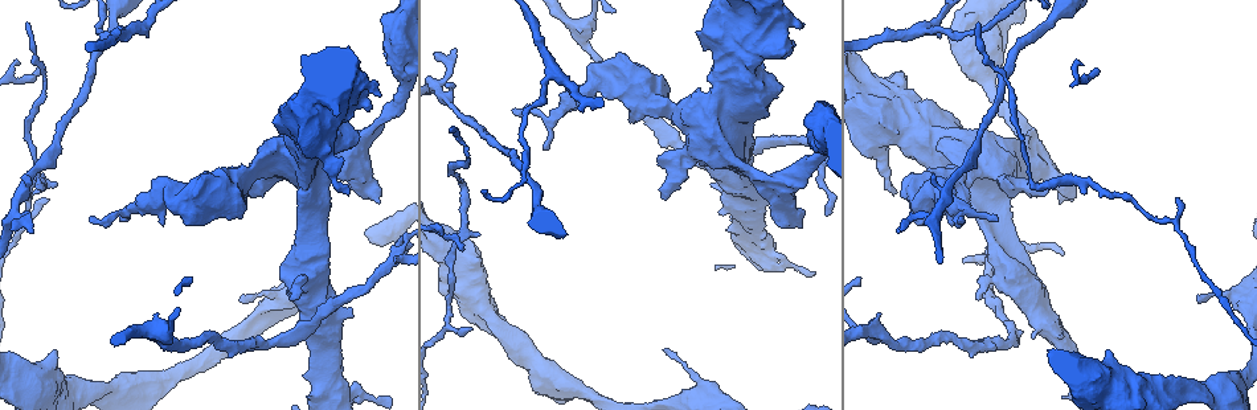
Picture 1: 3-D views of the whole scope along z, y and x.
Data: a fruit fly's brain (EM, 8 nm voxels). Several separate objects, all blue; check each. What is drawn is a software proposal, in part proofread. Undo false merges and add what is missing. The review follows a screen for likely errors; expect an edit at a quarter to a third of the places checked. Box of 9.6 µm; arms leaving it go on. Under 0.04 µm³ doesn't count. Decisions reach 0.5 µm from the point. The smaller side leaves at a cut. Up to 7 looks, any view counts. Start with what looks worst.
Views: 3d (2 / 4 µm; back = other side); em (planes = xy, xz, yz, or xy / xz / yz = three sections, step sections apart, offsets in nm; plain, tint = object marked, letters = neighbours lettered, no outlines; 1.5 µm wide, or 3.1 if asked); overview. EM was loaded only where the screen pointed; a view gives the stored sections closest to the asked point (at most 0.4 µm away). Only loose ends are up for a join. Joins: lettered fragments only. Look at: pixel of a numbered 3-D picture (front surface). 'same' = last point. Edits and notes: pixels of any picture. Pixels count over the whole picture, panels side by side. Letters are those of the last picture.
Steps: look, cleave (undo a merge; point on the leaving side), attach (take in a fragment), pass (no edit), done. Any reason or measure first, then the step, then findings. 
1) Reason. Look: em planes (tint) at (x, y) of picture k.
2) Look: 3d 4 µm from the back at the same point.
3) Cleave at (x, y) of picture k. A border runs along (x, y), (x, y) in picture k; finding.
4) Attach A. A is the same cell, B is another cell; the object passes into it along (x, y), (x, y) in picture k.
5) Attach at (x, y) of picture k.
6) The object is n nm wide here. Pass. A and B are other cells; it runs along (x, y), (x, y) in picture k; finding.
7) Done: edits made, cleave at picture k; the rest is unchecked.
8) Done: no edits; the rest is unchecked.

Tapers out. Look: em yz step 4 (letters) at (934, 173) of picture 1.

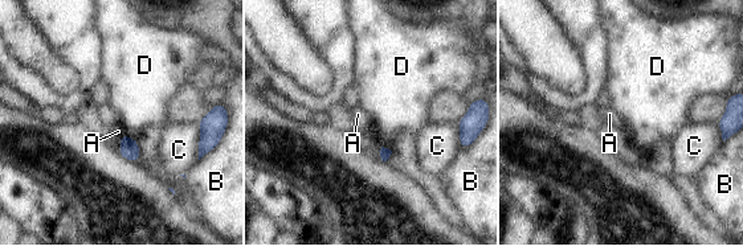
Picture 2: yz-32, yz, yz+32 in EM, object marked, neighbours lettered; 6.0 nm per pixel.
Another direction. Look: em planes (letters) at the same point.

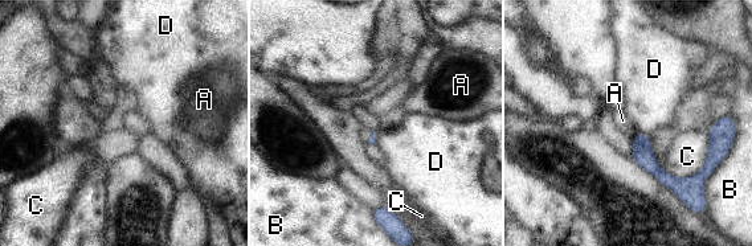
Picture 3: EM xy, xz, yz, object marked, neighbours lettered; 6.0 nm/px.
Pass. A, B, C and D are other cells; a border runs along (638, 132), (645, 132), (650, 136) in picture 3; none of them fits.

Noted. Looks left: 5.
Branch stops here. Look: 3d 4 µm at (542, 147) of picture 1.

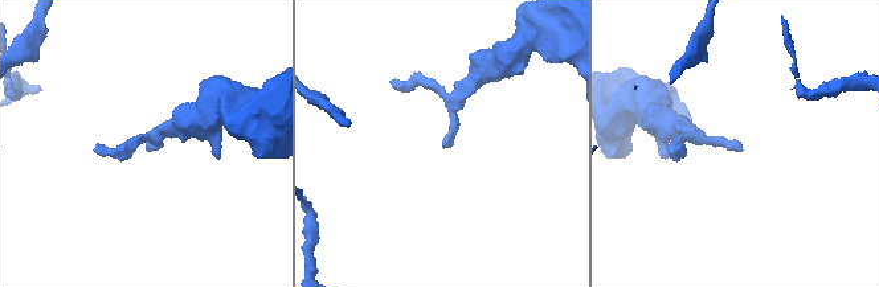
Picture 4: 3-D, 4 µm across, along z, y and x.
Need the tissue. Look: em planes (letters) at (741, 146) of picture 4.

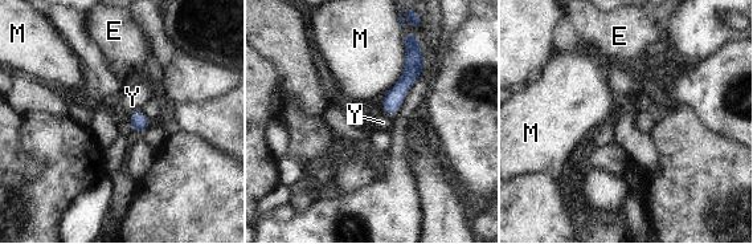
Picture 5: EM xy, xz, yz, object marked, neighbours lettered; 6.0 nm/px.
The object is 110 nm wide here; the longest contact is with M, 400 nm. Pass. E, M and Y are other cells; no lettered fragment goes on from it.

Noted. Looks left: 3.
Free end. Look: em planes (letters) at (1178, 199) of picture 1.

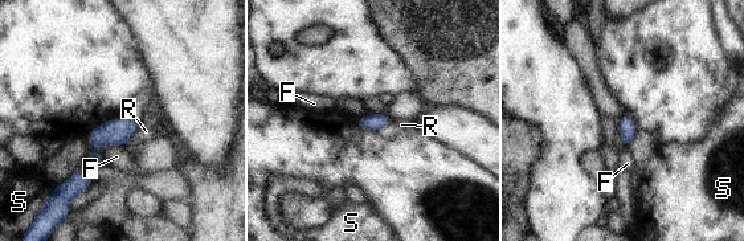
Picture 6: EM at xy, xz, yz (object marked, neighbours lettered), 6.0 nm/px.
The object is 100 nm wide here. Pass. F, R and S are other cells; a border runs along (139, 126), (131, 138) in picture 6; none of them fits.

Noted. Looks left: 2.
Done: no edits; the rest is unchecked.

